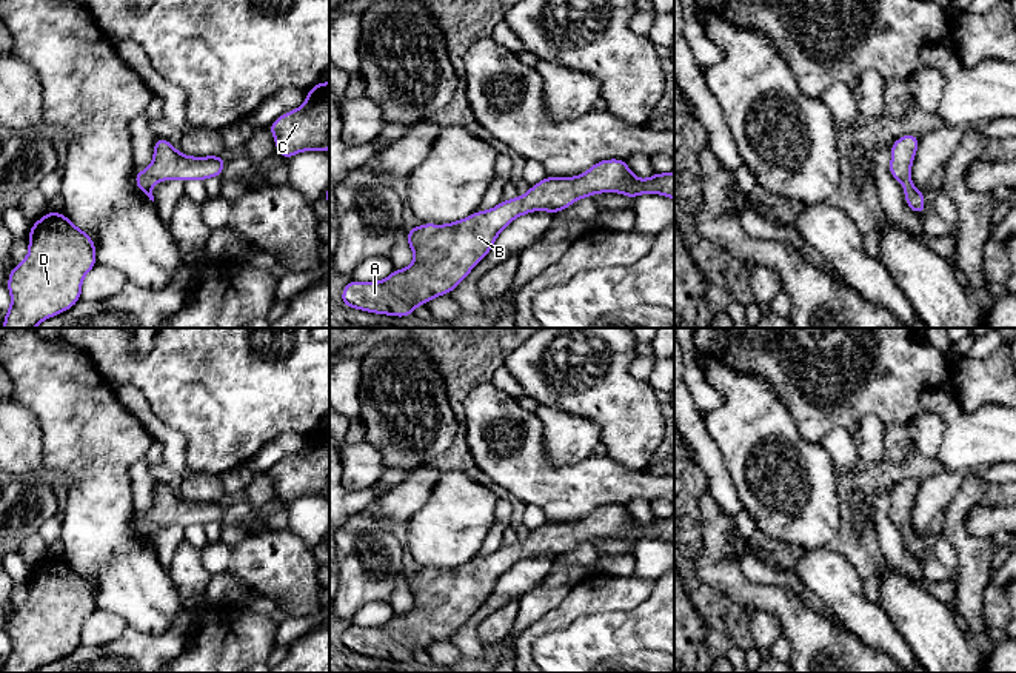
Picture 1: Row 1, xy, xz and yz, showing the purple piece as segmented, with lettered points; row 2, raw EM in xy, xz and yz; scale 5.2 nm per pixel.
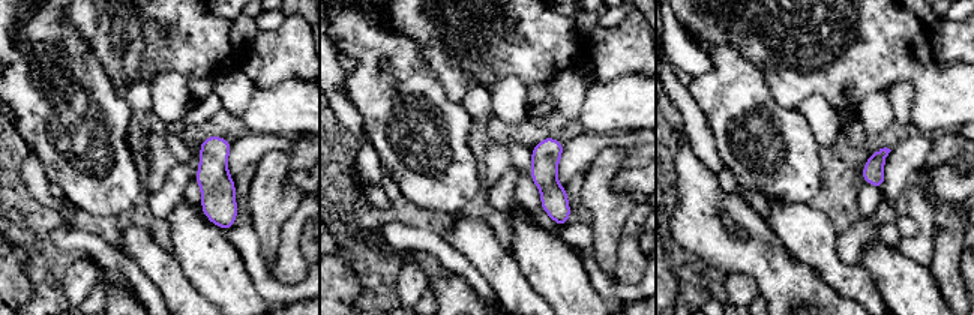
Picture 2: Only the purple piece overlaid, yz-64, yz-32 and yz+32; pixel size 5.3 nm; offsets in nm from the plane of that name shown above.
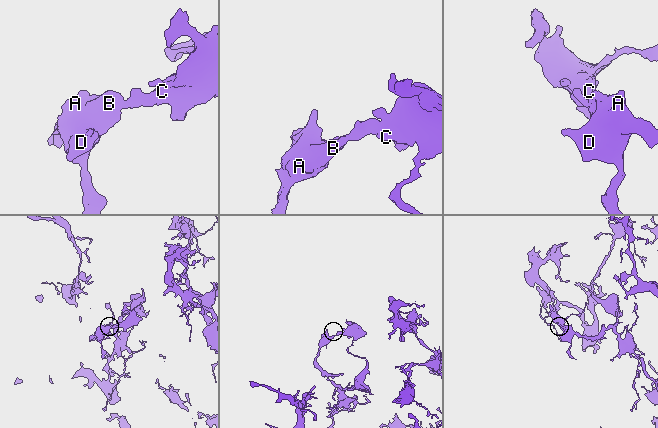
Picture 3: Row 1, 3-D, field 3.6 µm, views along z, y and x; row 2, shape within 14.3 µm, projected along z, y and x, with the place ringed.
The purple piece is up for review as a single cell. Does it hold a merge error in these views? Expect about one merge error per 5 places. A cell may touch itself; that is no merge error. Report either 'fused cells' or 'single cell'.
single cell

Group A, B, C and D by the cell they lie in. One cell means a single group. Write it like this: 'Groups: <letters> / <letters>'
Groups: A B C D

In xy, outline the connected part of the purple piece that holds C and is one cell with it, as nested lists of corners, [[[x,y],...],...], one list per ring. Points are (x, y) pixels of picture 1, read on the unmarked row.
[[[329,427],[306,436],[306,447],[277,462],[268,474],[276,496],[286,505],[302,496],[329,494]]]

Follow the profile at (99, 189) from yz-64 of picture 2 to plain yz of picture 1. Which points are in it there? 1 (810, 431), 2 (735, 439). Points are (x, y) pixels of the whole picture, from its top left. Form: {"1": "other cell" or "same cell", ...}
{"1": "other cell", "2": "same cell"}

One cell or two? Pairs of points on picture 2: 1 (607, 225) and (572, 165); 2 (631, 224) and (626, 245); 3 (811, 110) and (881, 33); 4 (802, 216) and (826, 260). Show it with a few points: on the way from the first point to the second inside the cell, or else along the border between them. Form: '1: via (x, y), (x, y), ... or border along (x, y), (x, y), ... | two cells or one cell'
1: border along (620, 147), (605, 146), (589, 164) | two cells
2: via (631, 228), (629, 240) | one cell
3: border along (797, 105), (809, 96), (820, 95), (835, 110) | two cells
4: via (802, 227), (818, 249) | one cell

